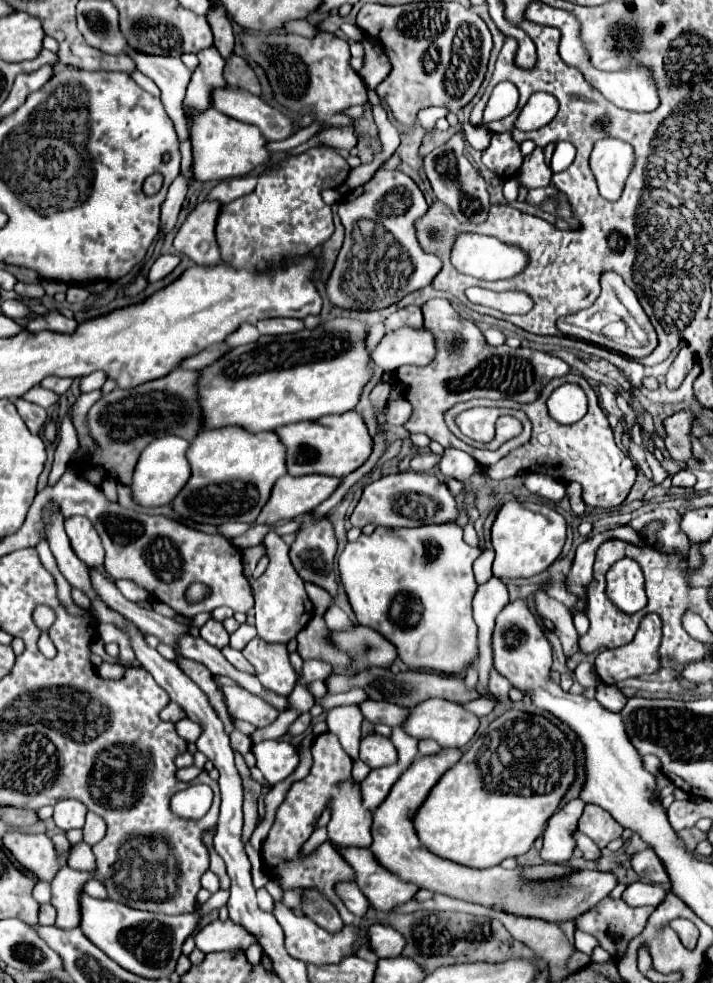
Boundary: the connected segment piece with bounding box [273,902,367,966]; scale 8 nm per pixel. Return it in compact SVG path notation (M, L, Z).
M281 902L275 904L275 912L277 922L281 924L283 932L285 932L285 948L289 952L289 956L305 962L305 964L315 964L315 966L323 966L323 964L337 964L341 962L343 956L353 956L355 950L355 942L361 942L361 946L367 946L367 934L361 930L359 924L345 924L343 930L331 934L325 928L317 926L313 920L305 918L305 916L295 916L287 906L283 906Z

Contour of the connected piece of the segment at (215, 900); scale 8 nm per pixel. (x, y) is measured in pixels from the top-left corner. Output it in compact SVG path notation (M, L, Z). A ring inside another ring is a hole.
M219 890L219 892L215 892L215 894L199 908L199 914L209 914L211 910L219 910L221 906L227 904L227 900L229 900L229 892L227 892L227 890Z

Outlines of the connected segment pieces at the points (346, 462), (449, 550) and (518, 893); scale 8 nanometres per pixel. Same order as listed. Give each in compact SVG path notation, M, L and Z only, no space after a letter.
M355 410L337 416L325 416L315 422L297 422L277 430L287 446L287 468L291 476L325 474L345 478L355 472L373 452L373 438L369 436L363 416Z
M439 524L439 526L421 526L421 528L375 528L373 534L365 536L361 534L355 542L349 542L345 550L339 556L339 572L341 572L341 582L347 590L349 602L355 610L355 616L361 626L369 626L383 634L387 640L391 640L397 646L399 658L415 670L437 670L443 674L463 674L471 662L477 662L477 624L473 622L473 612L471 612L471 600L477 590L477 582L473 576L473 562L479 558L481 548L473 548L465 544L463 540L463 528L457 524Z
M443 748L441 754L421 756L417 758L393 784L389 796L385 802L375 810L373 814L373 854L381 864L385 864L387 870L399 874L403 880L415 882L421 888L429 888L433 892L467 900L473 904L499 908L513 916L527 916L527 918L539 918L545 922L567 922L575 920L577 916L589 912L597 902L601 902L609 892L617 886L617 878L611 872L597 872L597 870L581 870L571 872L561 878L549 878L549 880L525 880L521 876L523 866L517 866L515 870L505 870L501 866L495 868L469 868L461 866L457 862L451 862L447 858L439 858L433 852L429 852L417 838L413 818L425 798L429 796L431 788L439 782L439 778L461 758L459 748Z

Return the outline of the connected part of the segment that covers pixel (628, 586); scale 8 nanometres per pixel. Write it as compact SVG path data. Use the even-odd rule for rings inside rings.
M633 558L615 562L607 572L607 598L625 614L635 614L647 606L645 578Z

